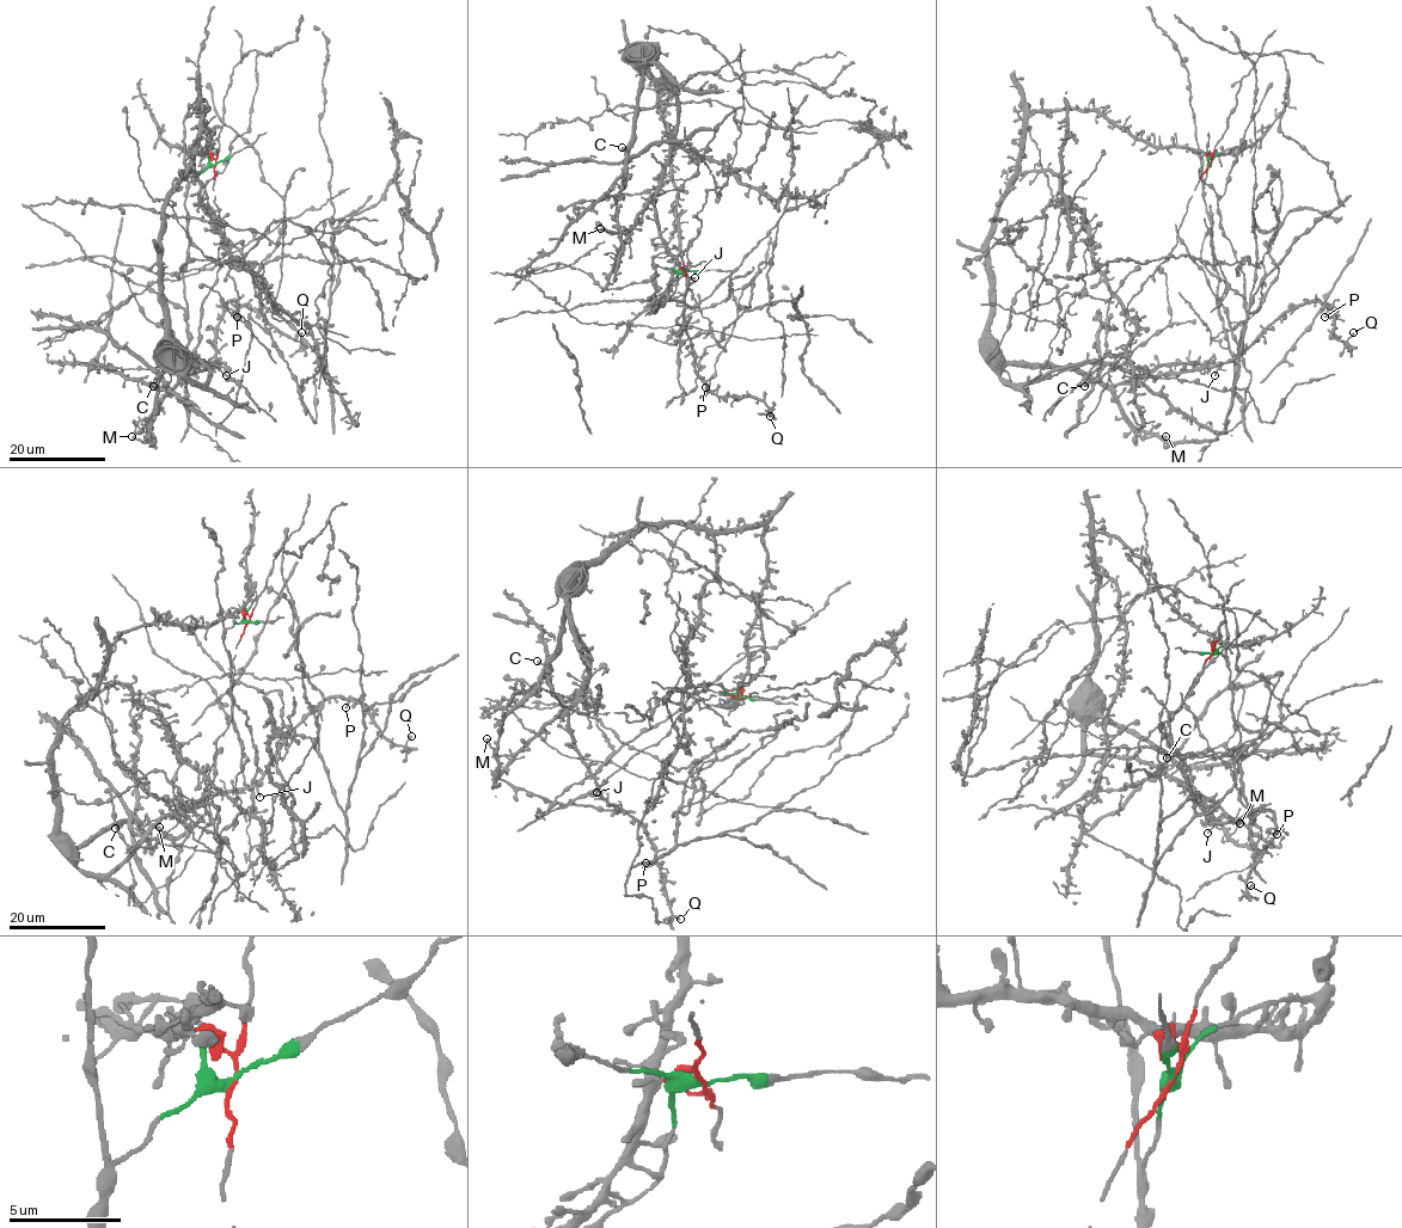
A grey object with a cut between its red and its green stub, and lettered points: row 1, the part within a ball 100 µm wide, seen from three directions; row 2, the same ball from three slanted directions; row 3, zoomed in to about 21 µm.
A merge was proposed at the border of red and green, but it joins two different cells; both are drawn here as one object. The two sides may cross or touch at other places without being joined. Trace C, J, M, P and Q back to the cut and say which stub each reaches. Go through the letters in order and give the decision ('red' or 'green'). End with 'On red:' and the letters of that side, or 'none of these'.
C: red
J: red
M: red
P: red
Q: red
On red: C, J, M, P, Q

